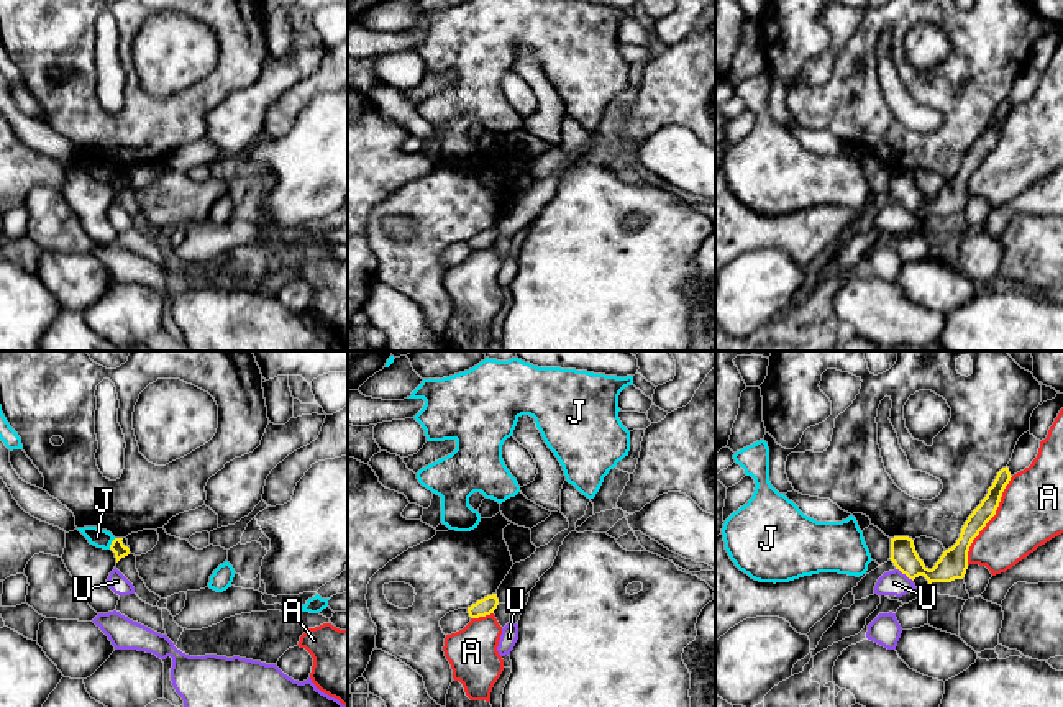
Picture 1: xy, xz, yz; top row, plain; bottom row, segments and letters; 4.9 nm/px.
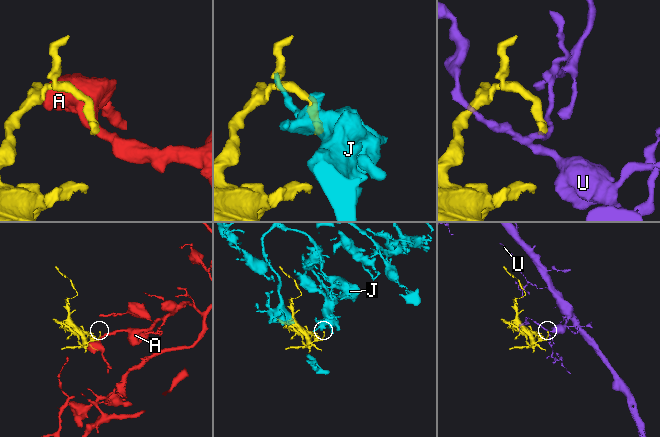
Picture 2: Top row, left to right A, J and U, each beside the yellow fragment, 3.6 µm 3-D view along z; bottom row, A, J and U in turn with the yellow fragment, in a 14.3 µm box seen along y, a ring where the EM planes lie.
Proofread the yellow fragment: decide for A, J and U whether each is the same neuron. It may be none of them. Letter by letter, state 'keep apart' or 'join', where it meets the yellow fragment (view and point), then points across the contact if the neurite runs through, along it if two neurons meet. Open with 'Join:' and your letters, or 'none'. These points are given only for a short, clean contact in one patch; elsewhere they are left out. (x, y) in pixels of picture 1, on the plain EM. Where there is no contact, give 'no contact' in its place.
Join: none
A: keep apart | yz (990, 151)
J: keep apart | xy (112, 176) | along xy (115, 171), (109, 181)
U: keep apart | yz (904, 205) | along yz (896, 200), (912, 214)

